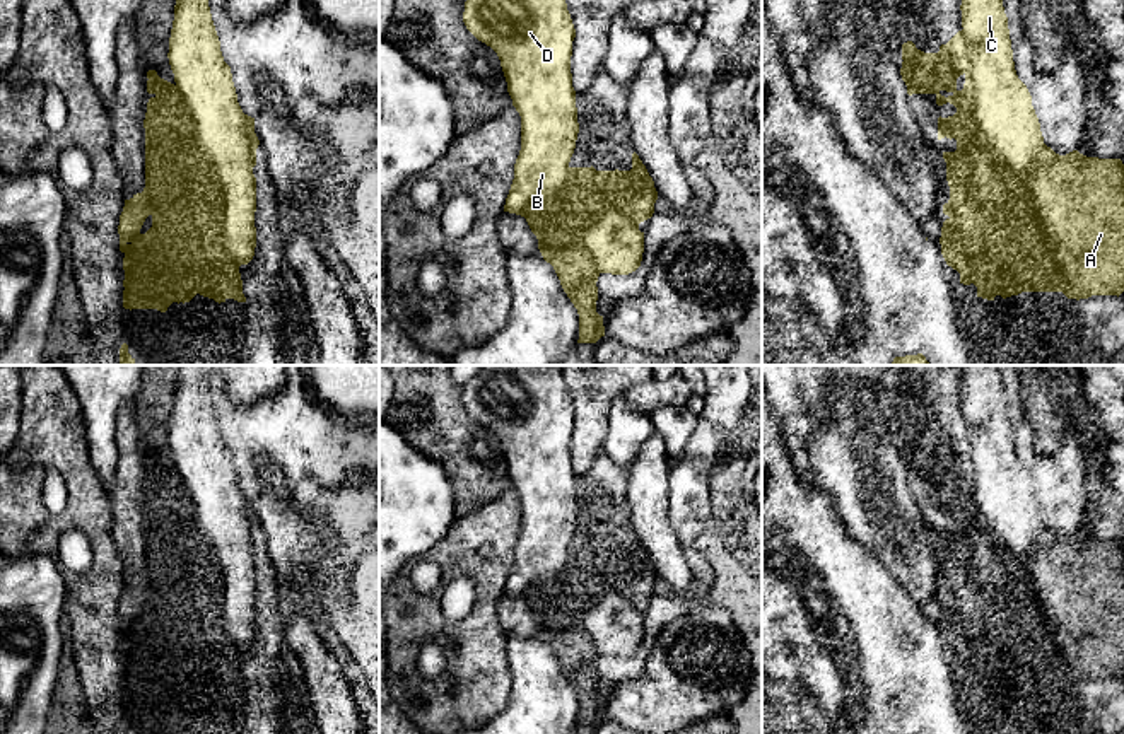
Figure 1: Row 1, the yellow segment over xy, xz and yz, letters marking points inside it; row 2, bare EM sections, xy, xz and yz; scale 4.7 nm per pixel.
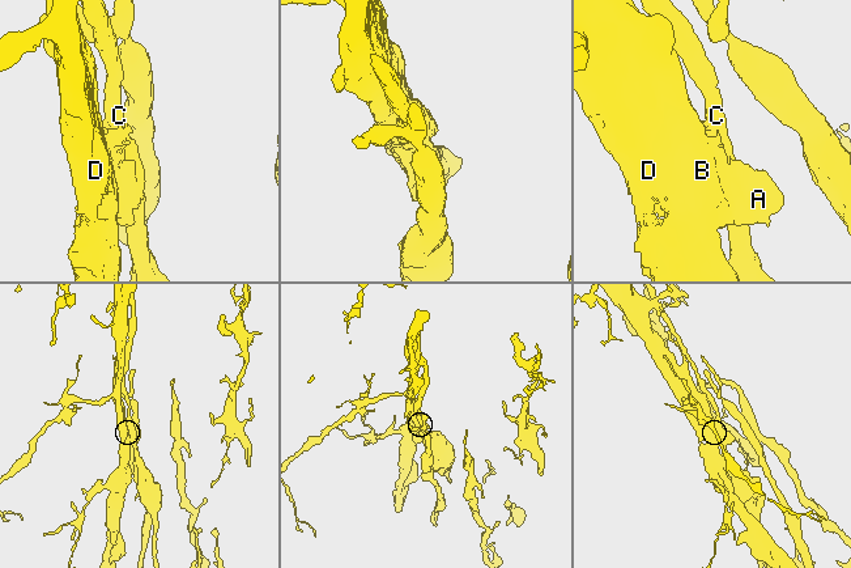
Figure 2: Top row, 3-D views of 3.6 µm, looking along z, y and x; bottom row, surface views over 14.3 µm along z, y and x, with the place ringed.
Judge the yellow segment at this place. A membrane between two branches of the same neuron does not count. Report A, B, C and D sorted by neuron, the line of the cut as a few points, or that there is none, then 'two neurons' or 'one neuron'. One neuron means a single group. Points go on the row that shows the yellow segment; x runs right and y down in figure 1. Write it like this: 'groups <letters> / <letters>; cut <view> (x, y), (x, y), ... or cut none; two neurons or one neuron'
groups A B D / C; cut yz (960, 31), (969, 52), (979, 132), (1027, 181); two neurons

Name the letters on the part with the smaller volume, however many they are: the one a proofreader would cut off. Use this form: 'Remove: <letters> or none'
Remove: C

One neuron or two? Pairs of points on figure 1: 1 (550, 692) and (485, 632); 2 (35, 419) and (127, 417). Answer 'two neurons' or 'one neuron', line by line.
1: two neurons
2: two neurons

